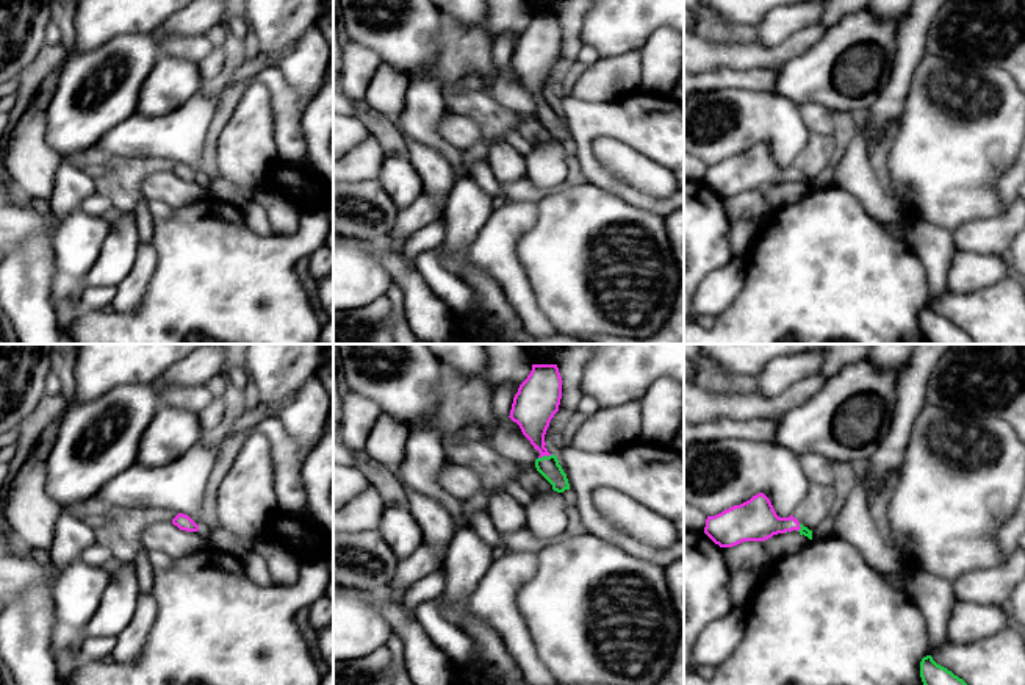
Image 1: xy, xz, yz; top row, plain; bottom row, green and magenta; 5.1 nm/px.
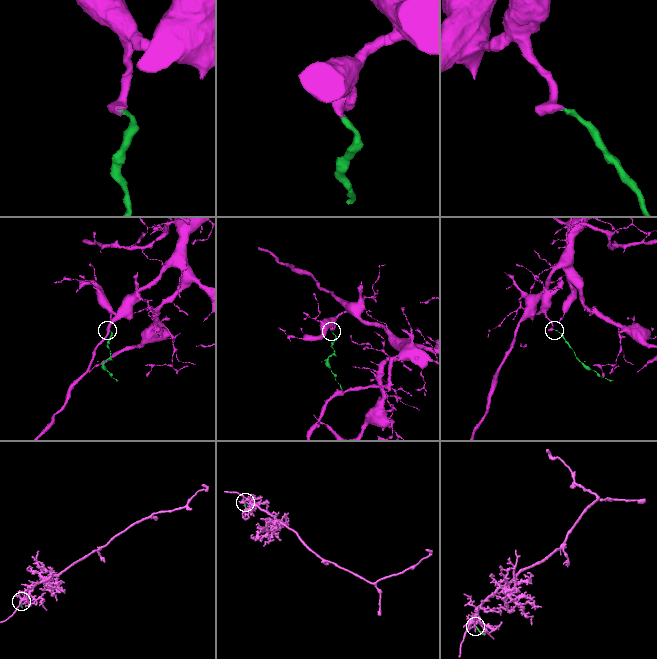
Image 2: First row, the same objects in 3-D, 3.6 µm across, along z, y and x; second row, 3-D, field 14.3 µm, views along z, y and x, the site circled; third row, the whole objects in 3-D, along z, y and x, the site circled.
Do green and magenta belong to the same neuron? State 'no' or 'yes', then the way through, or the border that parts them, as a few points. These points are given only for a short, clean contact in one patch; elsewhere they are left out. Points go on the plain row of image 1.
yes; runs through xz (548, 116), (545, 105), (534, 80), (532, 58)

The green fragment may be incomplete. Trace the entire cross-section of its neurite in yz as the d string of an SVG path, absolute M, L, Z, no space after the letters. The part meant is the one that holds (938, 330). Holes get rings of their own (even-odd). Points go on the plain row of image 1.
M931 305L922 308L920 327L928 344L973 344L962 328L937 314Z

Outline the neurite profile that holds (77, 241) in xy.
M78 210L56 227L53 256L56 266L55 291L64 296L88 288L86 275L97 261L111 224L103 216L92 216Z

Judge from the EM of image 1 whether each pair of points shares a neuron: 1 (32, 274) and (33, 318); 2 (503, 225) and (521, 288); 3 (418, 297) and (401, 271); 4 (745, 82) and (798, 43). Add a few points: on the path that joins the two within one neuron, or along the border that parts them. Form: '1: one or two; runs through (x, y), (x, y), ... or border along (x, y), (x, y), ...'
1: one; runs through (32, 285), (32, 307)
2: one; runs through (503, 241), (503, 266), (507, 272)
3: one; runs through (415, 291), (407, 277)
4: two; border along (726, 66), (736, 69), (770, 68), (776, 71)

